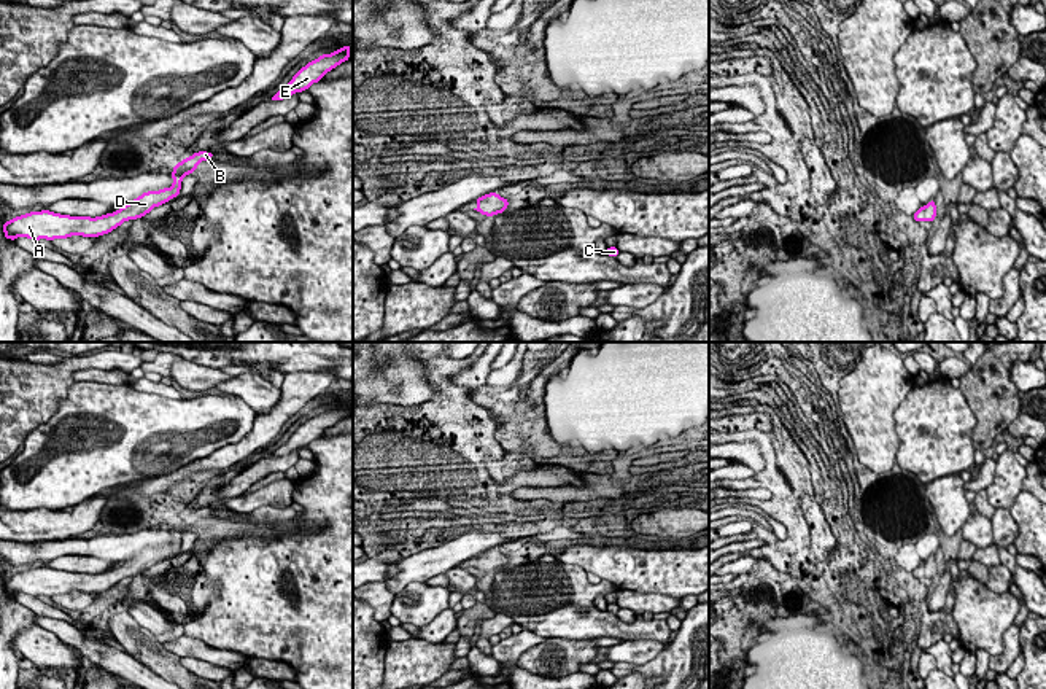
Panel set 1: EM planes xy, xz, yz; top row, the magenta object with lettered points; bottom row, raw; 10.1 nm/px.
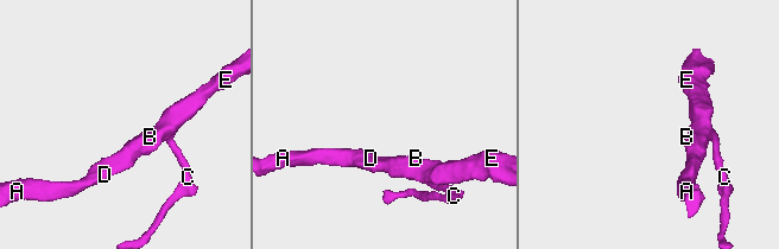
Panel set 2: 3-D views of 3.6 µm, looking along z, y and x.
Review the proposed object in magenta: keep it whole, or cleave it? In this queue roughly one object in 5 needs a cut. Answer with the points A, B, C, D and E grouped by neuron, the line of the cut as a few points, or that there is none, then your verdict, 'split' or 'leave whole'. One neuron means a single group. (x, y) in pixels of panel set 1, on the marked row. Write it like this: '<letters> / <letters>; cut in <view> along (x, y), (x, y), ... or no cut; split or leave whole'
A B C D E; no cut; leave whole

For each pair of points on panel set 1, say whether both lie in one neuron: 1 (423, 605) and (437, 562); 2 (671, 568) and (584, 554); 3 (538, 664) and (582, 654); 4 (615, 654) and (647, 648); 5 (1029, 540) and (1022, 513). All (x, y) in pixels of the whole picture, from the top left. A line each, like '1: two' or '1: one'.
1: two
2: one
3: one
4: one
5: one

